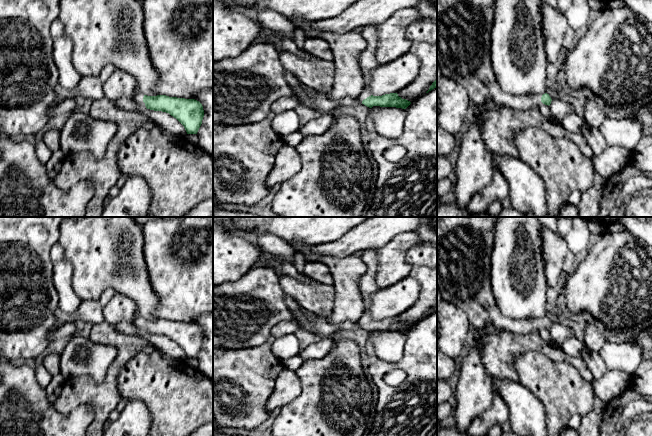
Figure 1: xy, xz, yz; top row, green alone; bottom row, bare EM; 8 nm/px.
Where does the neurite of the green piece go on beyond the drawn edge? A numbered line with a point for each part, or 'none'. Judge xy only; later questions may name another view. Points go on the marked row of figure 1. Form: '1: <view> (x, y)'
1: xy (139, 96)

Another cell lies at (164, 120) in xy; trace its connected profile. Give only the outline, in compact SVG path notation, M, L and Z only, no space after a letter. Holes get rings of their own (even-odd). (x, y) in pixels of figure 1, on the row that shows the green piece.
M122 97L113 103L117 108L126 111L137 111L147 115L156 125L160 126L167 132L177 135L186 136L187 132L184 126L169 113L147 109L146 106L138 104L135 99Z

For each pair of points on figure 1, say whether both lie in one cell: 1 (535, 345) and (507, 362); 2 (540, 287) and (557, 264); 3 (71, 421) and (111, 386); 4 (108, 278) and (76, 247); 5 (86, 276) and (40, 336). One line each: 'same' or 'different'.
1: same
2: different
3: different
4: same
5: different

